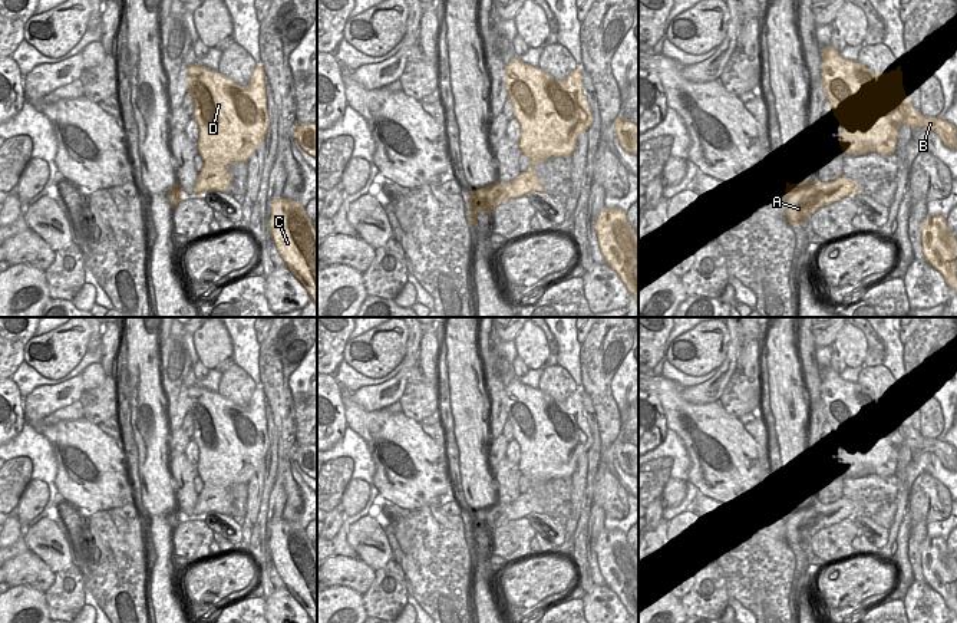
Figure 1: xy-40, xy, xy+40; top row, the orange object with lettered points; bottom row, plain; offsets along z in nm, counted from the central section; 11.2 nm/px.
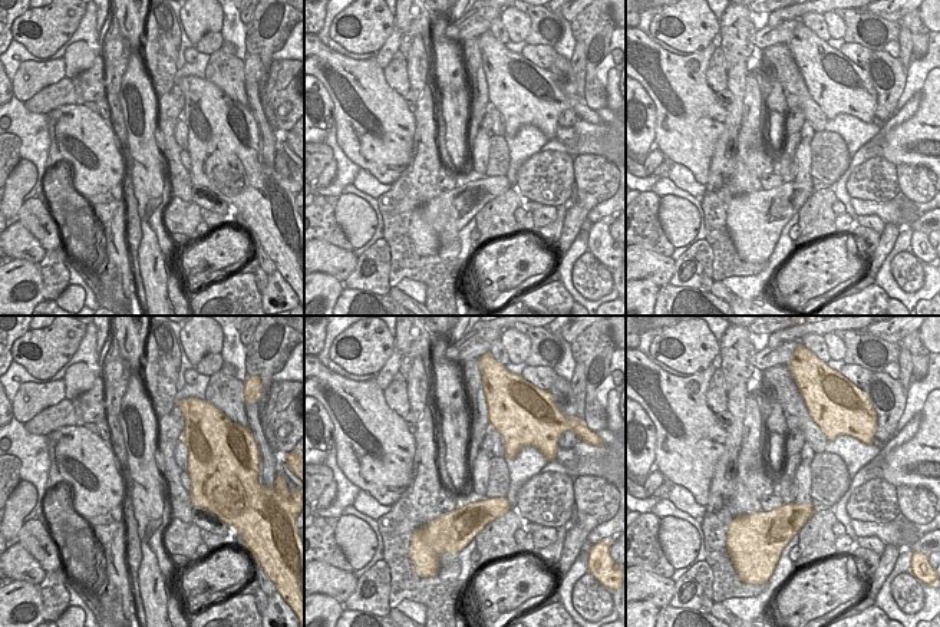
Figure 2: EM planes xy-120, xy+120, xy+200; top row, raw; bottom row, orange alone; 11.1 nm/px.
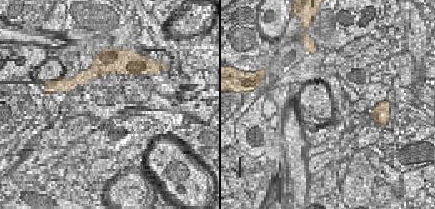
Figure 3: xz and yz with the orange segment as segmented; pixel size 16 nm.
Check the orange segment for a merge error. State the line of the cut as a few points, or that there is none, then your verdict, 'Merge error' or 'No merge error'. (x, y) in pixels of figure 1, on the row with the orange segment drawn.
No split. No merge error.

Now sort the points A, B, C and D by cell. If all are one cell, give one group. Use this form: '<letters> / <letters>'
A B C D

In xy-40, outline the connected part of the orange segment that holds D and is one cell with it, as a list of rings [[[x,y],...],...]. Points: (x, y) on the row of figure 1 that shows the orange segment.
[[[197,63],[188,66],[187,92],[194,100],[192,118],[199,128],[197,148],[204,161],[194,185],[195,197],[207,191],[227,194],[227,187],[232,185],[231,164],[248,162],[265,139],[270,126],[265,83],[261,65],[255,66],[247,86],[218,70]]]

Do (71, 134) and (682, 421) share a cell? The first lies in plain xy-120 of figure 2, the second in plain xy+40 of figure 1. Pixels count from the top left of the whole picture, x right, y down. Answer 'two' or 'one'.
one

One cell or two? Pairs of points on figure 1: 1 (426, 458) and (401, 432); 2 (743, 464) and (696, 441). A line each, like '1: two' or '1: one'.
1: one
2: one

